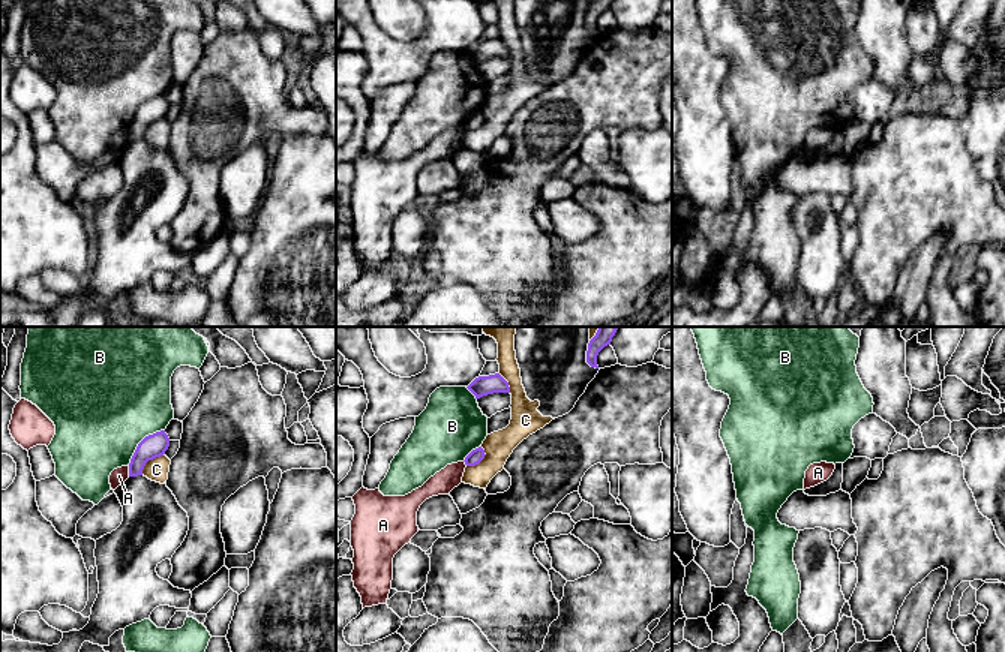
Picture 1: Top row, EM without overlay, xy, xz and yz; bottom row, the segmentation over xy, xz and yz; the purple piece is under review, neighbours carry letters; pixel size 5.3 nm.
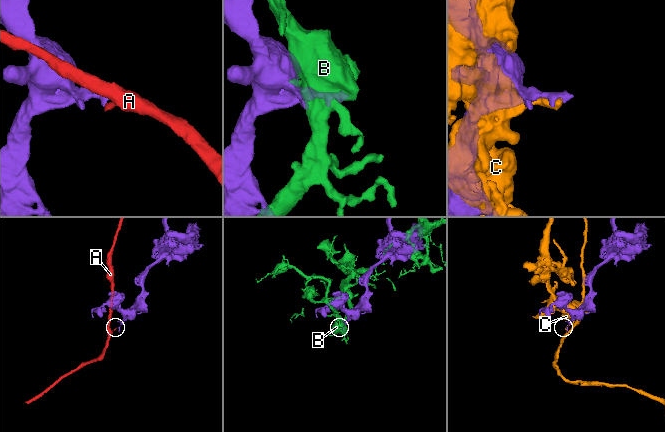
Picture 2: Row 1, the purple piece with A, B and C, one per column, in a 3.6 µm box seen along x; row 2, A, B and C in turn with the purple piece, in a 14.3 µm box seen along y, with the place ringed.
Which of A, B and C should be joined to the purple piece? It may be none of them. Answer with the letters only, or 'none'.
none

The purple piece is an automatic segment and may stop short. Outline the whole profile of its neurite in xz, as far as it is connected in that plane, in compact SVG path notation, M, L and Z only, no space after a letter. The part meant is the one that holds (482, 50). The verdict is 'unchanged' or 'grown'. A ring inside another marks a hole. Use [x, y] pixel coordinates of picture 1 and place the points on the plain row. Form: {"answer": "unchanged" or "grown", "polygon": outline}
{"answer": "unchanged", "polygon": "M500 39L478 40L466 51L476 63L494 57L510 57L508 46Z"}

